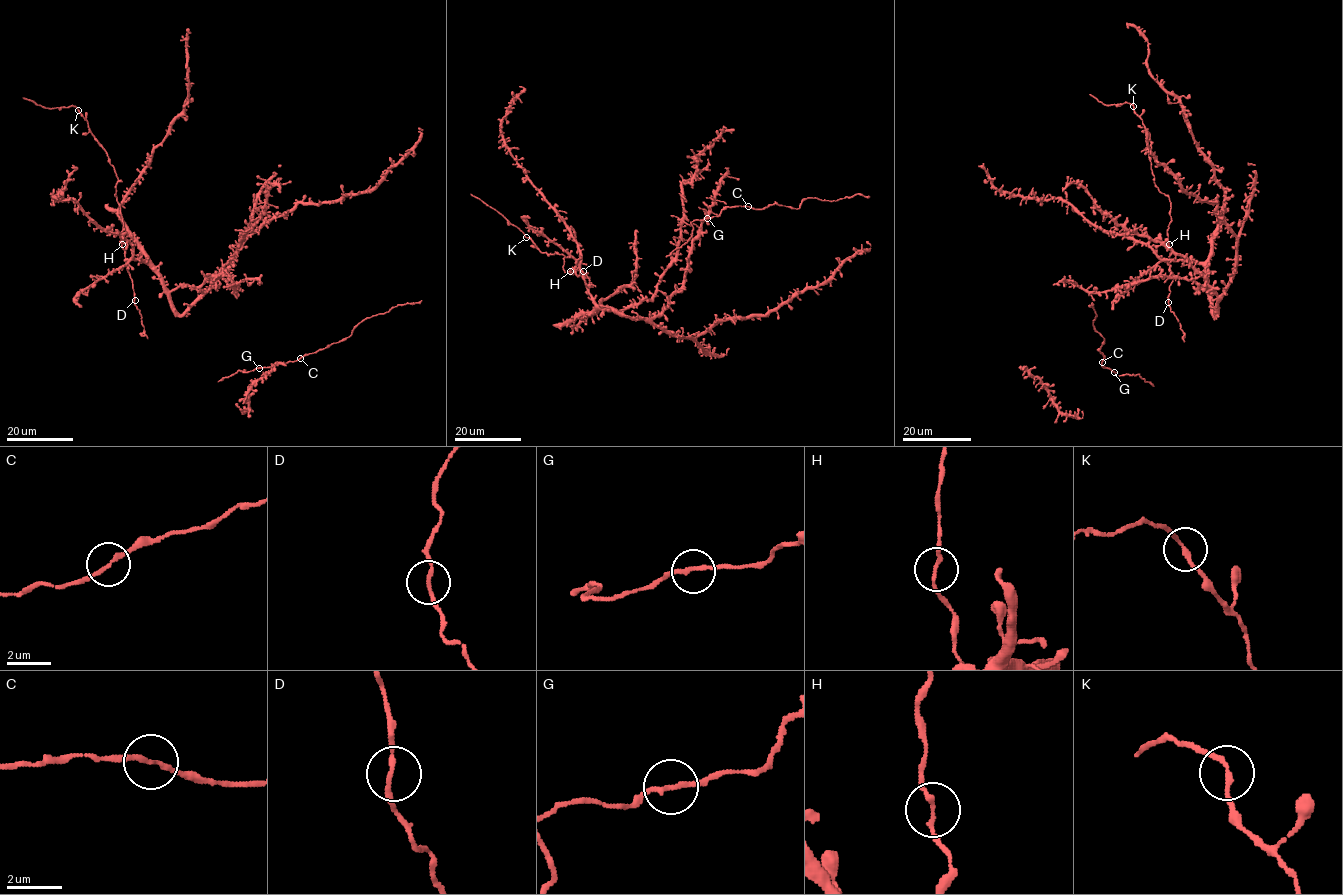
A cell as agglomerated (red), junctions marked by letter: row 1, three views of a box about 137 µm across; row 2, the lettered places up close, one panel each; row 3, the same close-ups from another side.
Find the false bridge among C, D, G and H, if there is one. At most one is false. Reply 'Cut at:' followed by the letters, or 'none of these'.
Cut at: none of these

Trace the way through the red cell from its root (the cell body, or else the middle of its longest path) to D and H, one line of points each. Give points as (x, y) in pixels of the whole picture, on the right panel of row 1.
D: (1202, 288), (1208, 293), (1208, 277), (1201, 263), (1168, 260), (1169, 270), (1174, 275), (1168, 302)
H: (1202, 288), (1208, 293), (1208, 277), (1204, 267), (1190, 261), (1167, 261), (1169, 244)

